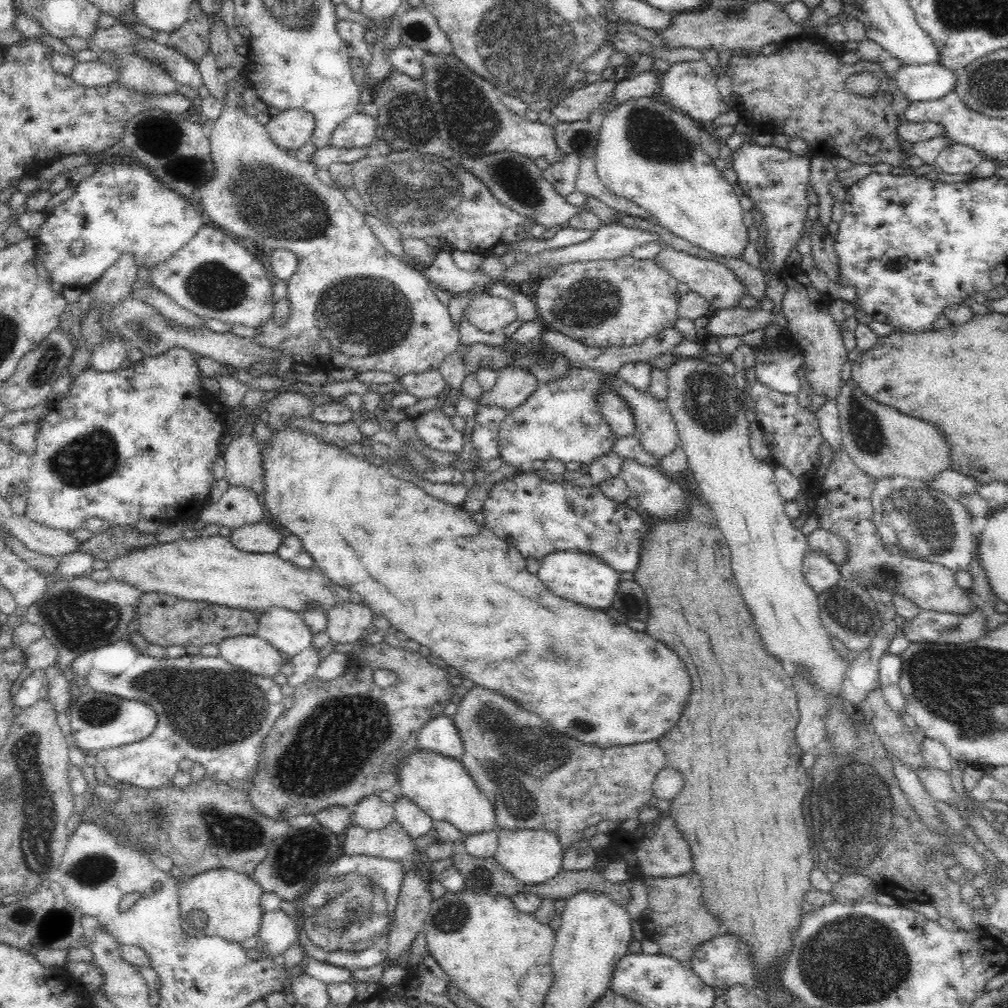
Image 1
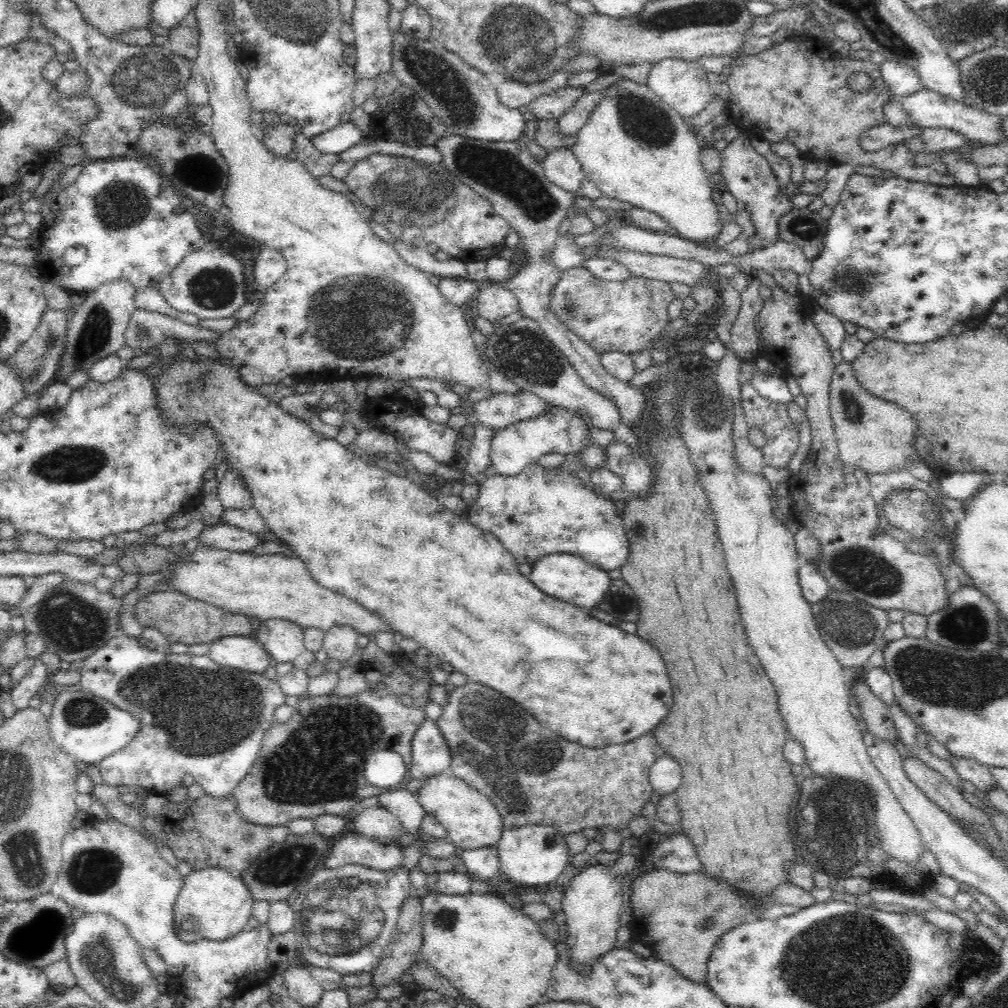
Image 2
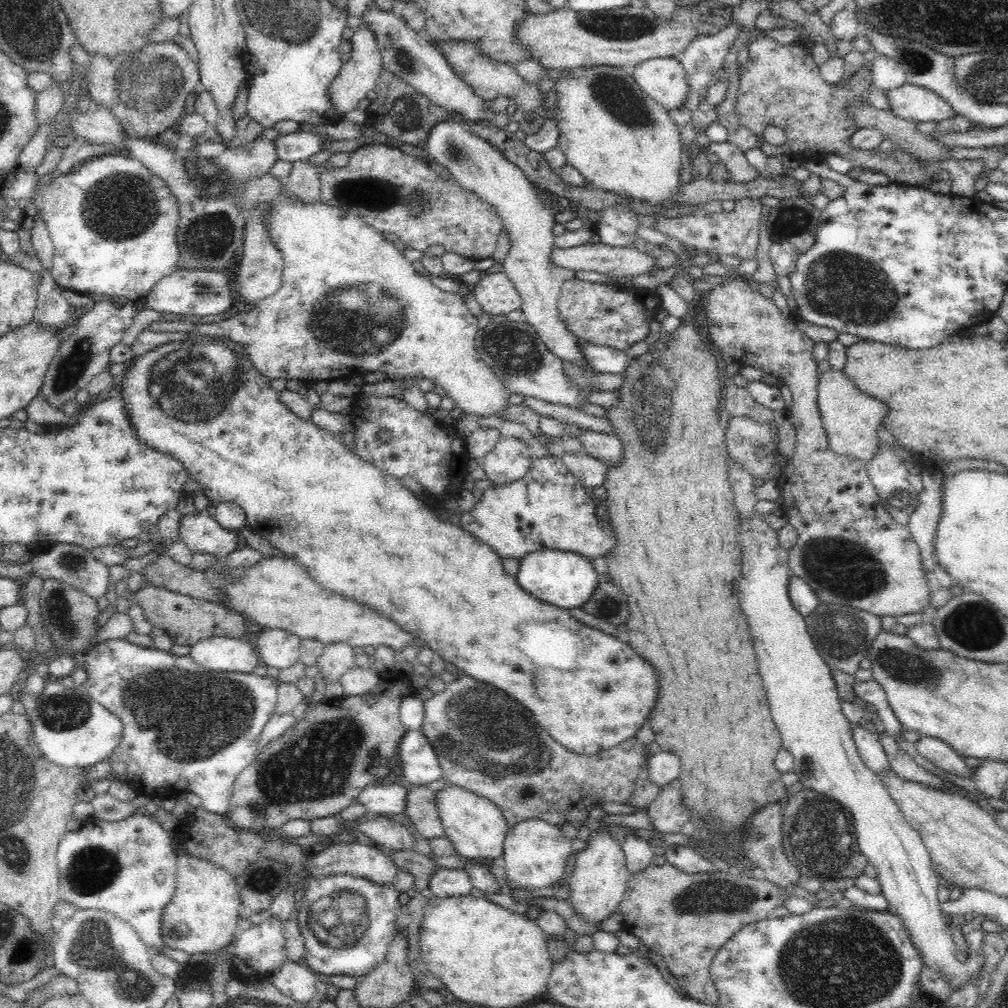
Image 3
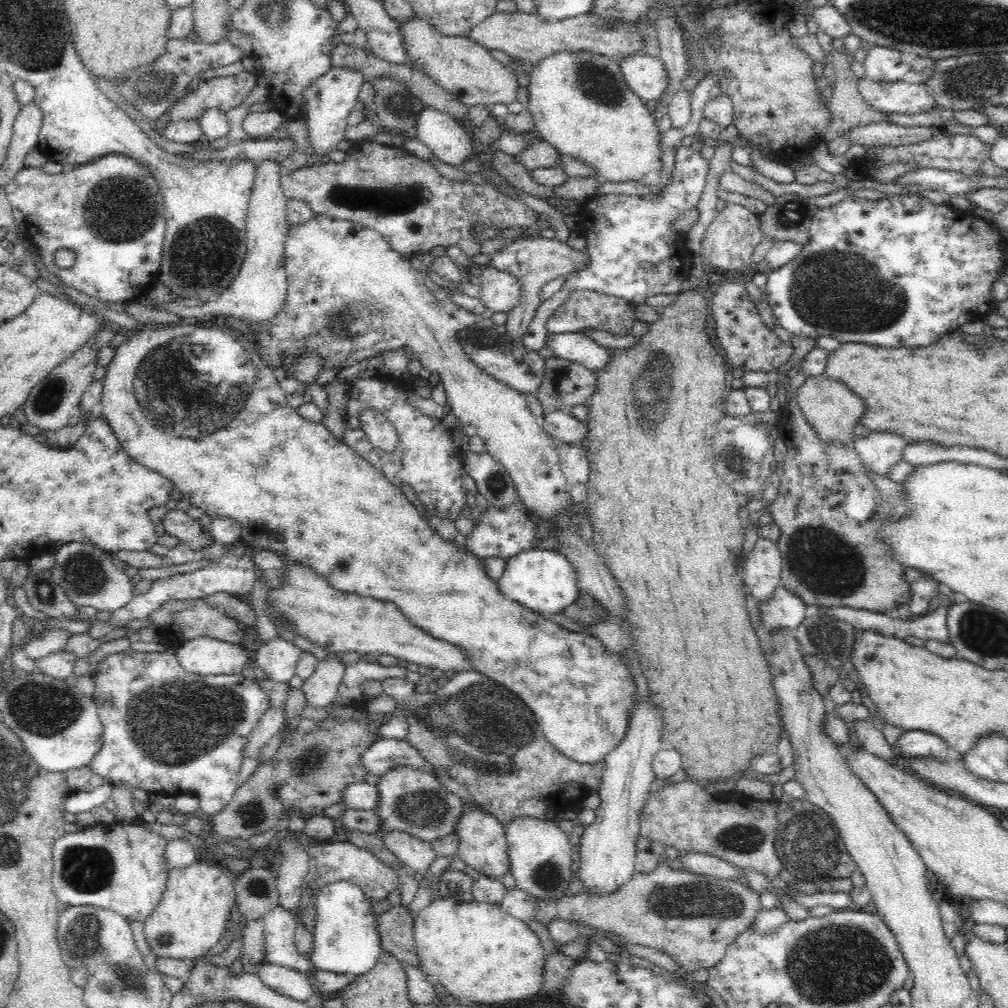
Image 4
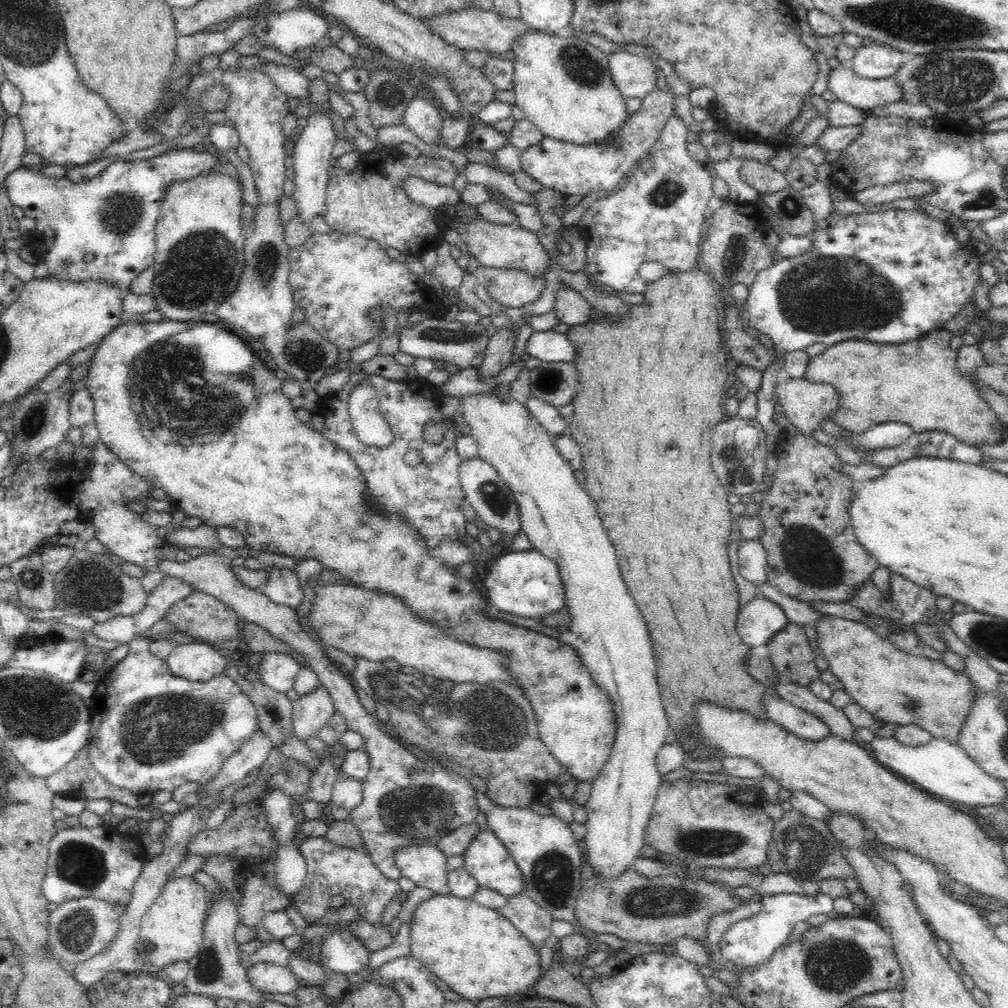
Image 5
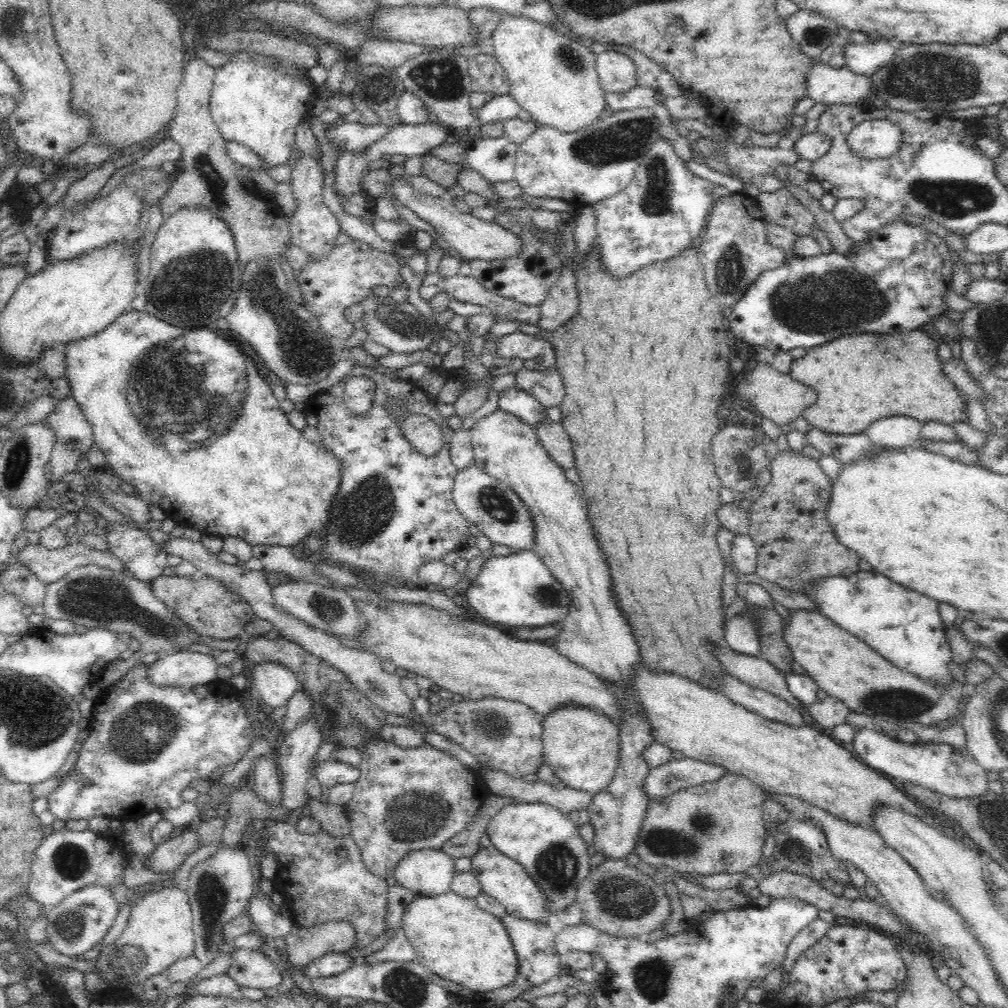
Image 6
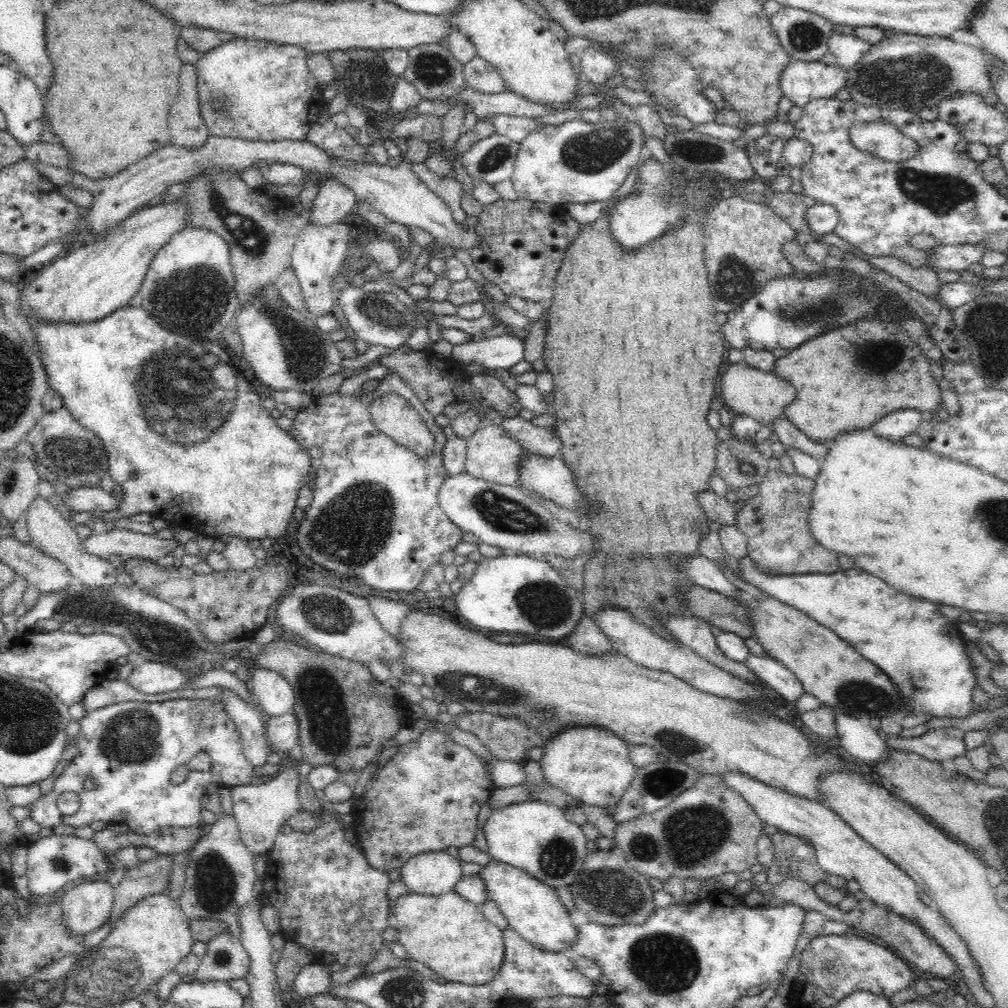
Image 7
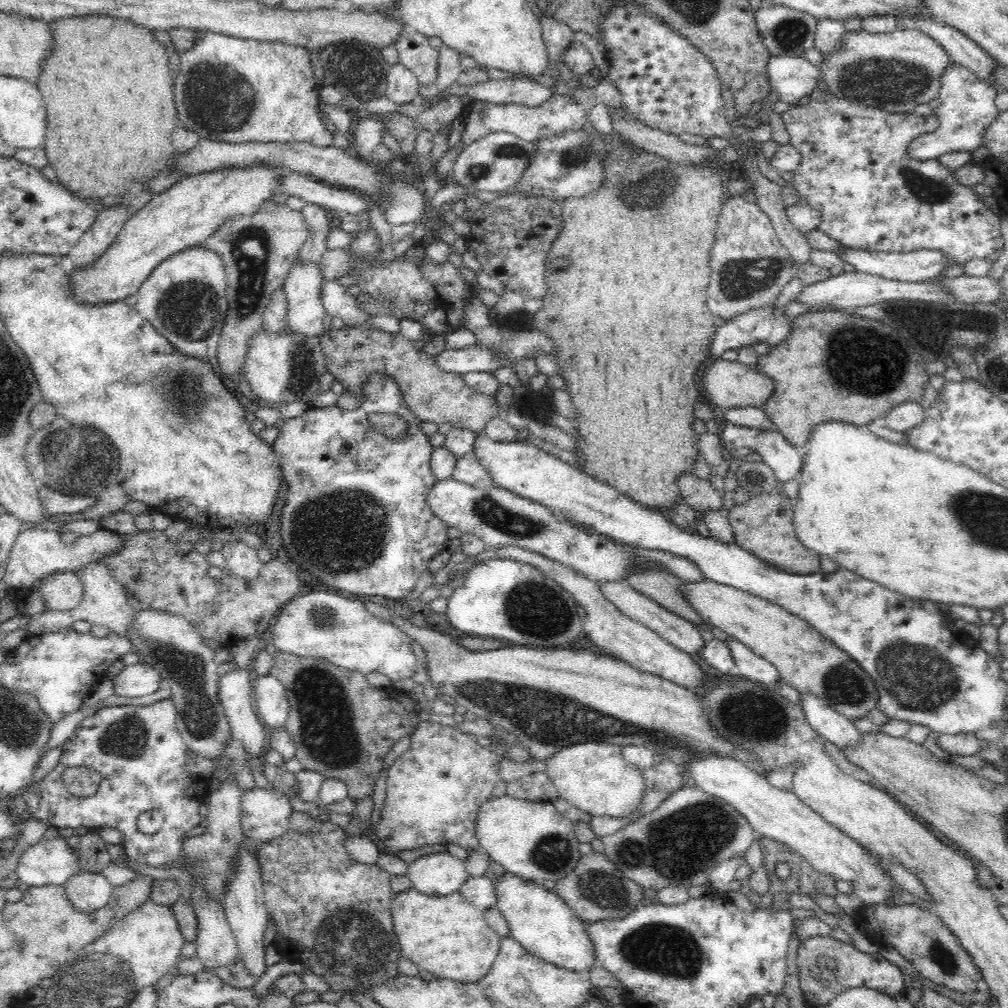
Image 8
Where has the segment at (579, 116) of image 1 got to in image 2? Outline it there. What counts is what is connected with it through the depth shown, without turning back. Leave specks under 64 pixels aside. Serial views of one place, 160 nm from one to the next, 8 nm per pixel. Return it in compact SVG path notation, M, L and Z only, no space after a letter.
M562 87L550 94L542 94L526 105L535 119L554 119L560 112L566 112L574 100L582 96L580 87Z

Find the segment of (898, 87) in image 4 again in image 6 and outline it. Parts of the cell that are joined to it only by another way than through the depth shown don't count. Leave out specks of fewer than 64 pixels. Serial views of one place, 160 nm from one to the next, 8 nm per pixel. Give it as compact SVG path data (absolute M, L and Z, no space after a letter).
M814 61L804 78L804 97L816 102L828 104L859 104L866 96L872 96L872 85L867 75L852 72L846 67L833 68L830 65Z

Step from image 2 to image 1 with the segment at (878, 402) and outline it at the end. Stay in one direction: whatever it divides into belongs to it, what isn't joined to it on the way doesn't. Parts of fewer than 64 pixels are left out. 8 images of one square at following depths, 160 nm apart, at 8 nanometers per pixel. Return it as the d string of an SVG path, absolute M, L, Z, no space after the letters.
M854 379L843 382L836 398L840 420L842 447L852 463L867 476L875 479L905 477L906 479L933 480L942 469L950 468L948 444L940 430L924 420L904 416L868 397Z

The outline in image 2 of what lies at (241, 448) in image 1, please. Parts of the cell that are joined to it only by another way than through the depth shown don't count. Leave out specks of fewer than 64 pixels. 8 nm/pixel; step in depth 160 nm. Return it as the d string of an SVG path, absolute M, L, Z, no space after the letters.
M236 471L225 472L223 480L217 485L217 497L222 503L224 512L228 510L244 510L252 505L251 493L245 488Z

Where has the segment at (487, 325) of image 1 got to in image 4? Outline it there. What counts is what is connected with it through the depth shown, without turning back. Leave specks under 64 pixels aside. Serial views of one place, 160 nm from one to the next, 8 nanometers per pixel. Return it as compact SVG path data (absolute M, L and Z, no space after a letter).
M492 266L480 267L477 275L481 280L477 297L486 308L507 314L520 304L521 284L515 276Z

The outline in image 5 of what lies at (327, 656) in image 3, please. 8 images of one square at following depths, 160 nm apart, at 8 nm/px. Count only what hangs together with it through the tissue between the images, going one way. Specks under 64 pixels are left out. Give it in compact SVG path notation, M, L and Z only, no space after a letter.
M320 685L315 691L295 700L292 706L293 735L307 744L336 712L330 693Z

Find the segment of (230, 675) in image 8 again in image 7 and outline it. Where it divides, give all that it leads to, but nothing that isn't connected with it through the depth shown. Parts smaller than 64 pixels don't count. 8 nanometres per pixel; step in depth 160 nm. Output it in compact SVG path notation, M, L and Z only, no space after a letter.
M226 687L178 689L174 698L204 699L224 705L224 711L234 721L243 753L253 766L262 766L271 750L265 737L266 718L258 708L244 701L233 690Z

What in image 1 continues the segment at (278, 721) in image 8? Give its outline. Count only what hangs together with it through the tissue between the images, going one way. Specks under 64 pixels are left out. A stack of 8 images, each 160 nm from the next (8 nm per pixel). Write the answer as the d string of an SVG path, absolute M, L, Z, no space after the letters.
M272 607L258 614L256 636L267 641L286 658L310 647L313 635L304 624L302 614Z

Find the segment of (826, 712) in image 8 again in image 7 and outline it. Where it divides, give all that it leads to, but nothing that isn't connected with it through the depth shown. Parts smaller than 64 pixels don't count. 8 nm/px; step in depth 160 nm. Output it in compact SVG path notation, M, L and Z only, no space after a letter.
M843 713L834 714L836 738L843 750L853 755L855 760L874 764L888 756L887 744L878 737L876 729L865 719L857 719Z

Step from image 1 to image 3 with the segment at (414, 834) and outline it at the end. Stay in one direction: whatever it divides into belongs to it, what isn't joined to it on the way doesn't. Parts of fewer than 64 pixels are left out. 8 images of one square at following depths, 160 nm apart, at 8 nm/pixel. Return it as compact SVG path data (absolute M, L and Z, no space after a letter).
M390 782L365 786L360 789L355 802L376 814L400 814L404 812L405 801L404 787Z

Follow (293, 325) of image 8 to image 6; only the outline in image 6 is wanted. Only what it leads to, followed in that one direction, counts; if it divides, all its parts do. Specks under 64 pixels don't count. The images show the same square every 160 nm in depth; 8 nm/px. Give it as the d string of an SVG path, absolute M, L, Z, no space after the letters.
M304 156L291 167L289 185L297 202L296 211L289 217L291 244L300 247L300 250L308 255L308 260L317 261L325 257L336 246L336 239L341 233L341 228L333 210L330 210L321 199L324 174L320 163L314 158Z

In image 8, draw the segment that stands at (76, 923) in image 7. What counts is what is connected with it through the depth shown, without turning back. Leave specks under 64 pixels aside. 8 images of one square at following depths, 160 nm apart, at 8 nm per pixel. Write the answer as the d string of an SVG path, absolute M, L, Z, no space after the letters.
M94 873L74 874L63 886L72 905L83 912L106 906L115 889L102 874Z

